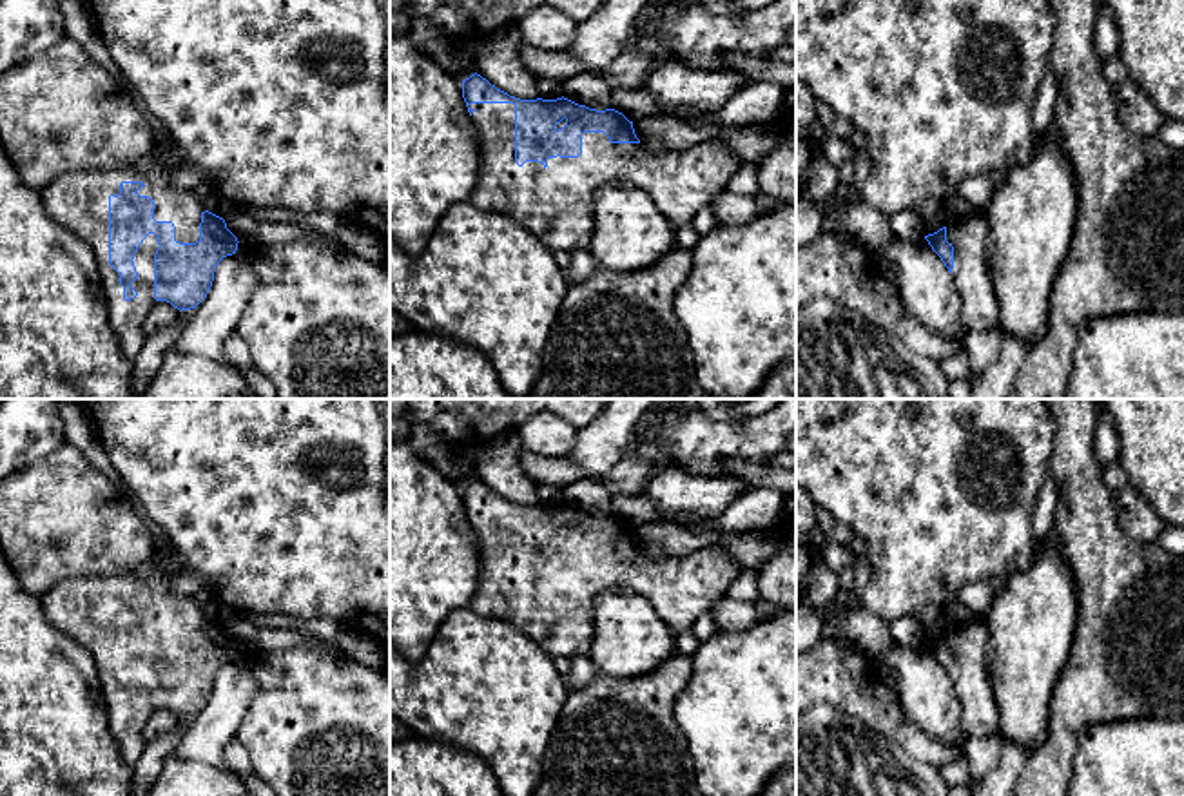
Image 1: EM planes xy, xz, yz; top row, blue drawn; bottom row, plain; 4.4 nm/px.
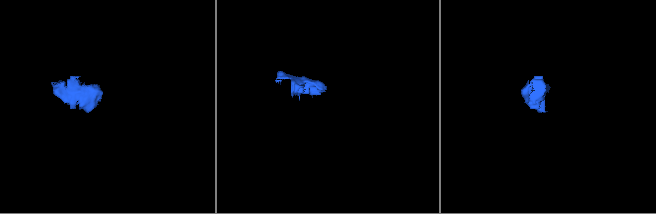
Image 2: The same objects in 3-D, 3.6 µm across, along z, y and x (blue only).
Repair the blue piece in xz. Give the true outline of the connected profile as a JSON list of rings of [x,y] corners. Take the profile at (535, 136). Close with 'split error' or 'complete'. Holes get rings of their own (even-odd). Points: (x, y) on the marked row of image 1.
[[[480,74],[462,80],[462,98],[479,141],[479,183],[470,203],[504,214],[553,254],[589,248],[593,199],[600,187],[631,181],[649,192],[662,214],[674,225],[691,223],[696,214],[727,190],[740,169],[740,158],[714,140],[684,150],[649,152],[640,145],[633,121],[615,109],[597,111],[568,98],[520,100],[491,85]]] | split error

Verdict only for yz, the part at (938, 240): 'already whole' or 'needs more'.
needs more

